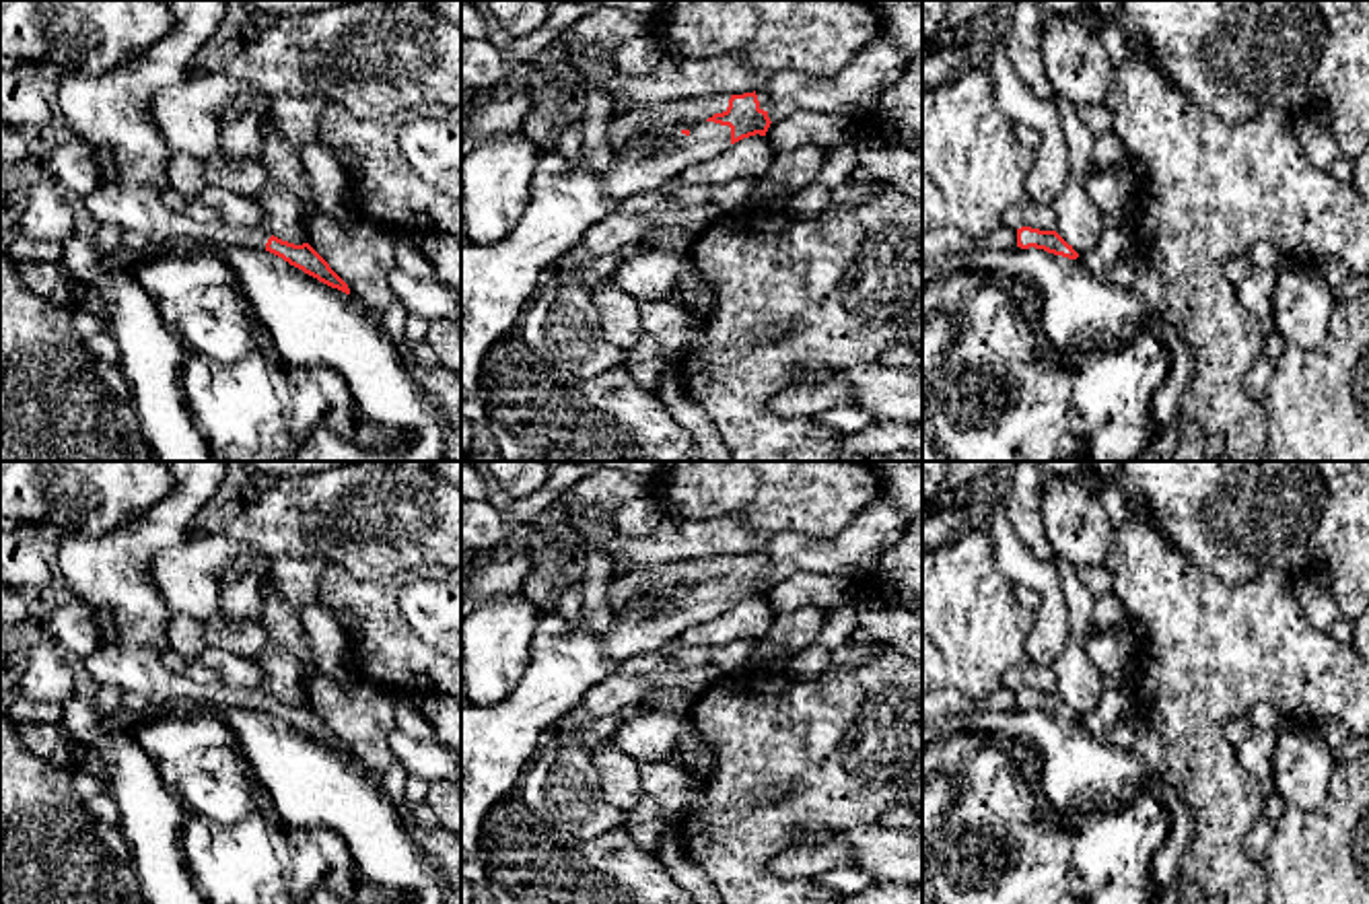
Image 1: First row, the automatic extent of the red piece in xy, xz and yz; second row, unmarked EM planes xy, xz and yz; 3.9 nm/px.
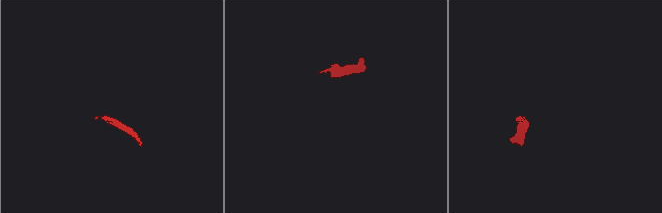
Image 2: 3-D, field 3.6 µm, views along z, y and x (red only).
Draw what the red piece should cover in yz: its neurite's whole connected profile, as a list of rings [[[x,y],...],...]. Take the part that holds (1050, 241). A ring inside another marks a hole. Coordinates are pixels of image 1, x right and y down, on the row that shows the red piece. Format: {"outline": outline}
{"outline": [[[1031,227],[1017,229],[1017,247],[1021,249],[1044,249],[1054,255],[1077,259],[1079,253],[1068,245],[1056,231],[1040,231]]]}

